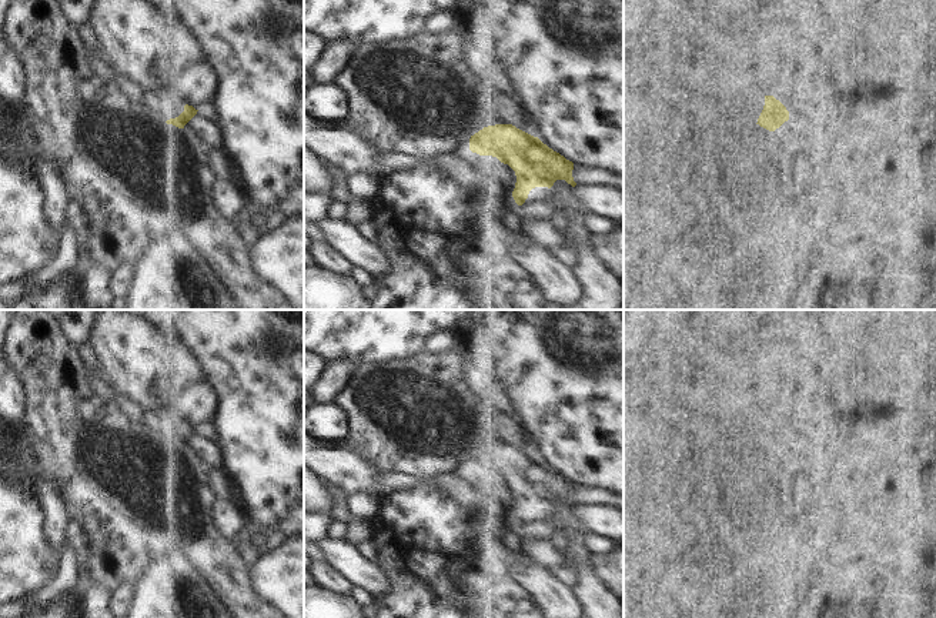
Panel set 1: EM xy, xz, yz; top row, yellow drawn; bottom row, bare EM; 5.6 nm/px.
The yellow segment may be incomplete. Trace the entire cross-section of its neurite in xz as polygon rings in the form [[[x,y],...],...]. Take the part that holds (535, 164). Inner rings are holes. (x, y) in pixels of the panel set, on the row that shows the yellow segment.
[[[485,108],[465,121],[471,136],[469,150],[479,156],[497,157],[517,176],[512,197],[522,206],[535,187],[551,188],[556,180],[576,186],[574,163],[512,124],[499,124],[495,108]]]

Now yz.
[[[745,96],[736,100],[738,116],[775,131],[789,120],[789,111],[773,96]]]

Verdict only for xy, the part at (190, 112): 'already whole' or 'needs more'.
needs more

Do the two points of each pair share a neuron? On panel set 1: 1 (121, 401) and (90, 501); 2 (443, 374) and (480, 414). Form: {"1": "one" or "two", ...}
{"1": "two", "2": "one"}

